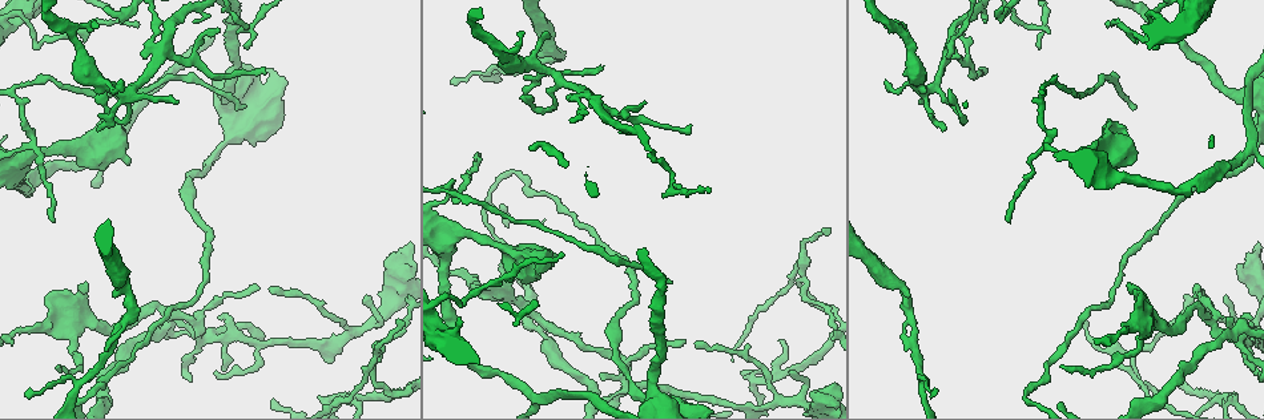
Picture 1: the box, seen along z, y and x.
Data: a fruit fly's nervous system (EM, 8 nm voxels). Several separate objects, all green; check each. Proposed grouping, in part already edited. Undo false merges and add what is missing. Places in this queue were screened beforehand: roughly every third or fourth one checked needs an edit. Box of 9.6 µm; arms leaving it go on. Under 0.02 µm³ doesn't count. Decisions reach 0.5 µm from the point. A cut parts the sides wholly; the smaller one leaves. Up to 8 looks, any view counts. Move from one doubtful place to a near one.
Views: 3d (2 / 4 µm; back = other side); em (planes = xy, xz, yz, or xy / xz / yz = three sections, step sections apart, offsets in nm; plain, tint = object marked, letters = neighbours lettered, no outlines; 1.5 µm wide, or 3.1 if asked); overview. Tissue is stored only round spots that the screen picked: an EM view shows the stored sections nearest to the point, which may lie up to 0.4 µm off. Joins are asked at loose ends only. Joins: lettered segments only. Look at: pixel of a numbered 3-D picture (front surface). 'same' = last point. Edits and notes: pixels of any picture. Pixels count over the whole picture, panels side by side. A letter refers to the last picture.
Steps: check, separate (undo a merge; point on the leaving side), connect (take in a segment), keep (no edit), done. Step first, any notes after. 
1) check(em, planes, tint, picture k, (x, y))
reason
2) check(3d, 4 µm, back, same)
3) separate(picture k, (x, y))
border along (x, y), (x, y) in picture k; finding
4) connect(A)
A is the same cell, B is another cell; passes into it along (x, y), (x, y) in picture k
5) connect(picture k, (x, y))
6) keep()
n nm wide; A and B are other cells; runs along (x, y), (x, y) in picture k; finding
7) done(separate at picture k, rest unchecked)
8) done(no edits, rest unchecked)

check(em, planes, tint, picture 1, (445, 270))
calibre changes

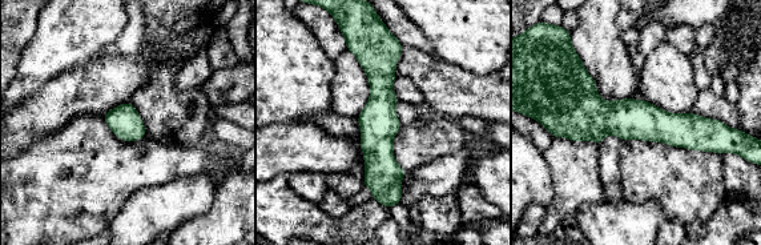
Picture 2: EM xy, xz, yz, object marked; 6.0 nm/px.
check(em, planes, letters, same)

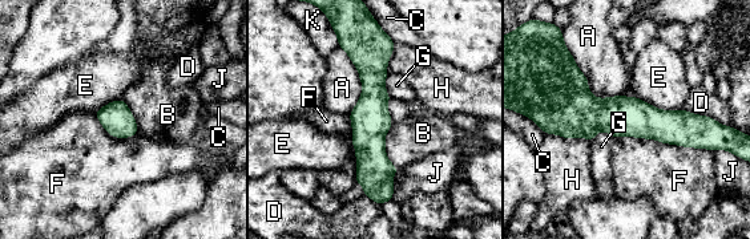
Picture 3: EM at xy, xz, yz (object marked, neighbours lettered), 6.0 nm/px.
keep()
A, B, C, D, E, F, G, H, J and K are other cells; border along (392, 124), (384, 154), (398, 169) in picture 3; continuous, no second neuron

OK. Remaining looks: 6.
check(3d, 2 µm, back, picture 1, (1126, 284))
an open end

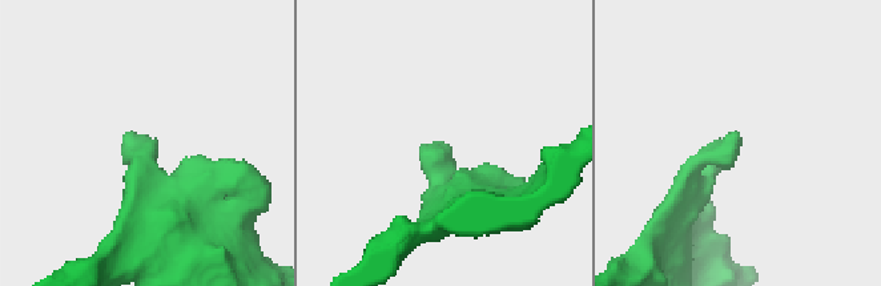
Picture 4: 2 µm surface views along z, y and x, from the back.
check(em, xy, step 4, tint, picture 4, (737, 134))
shape alone is not enough

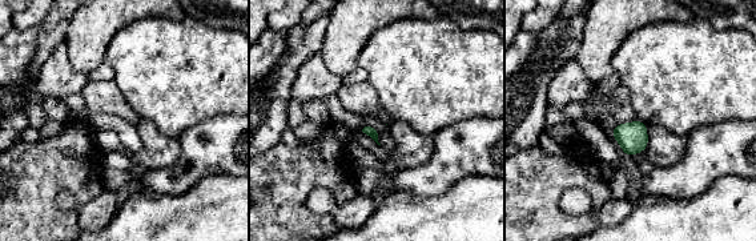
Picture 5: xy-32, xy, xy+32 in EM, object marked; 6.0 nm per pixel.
check(em, planes, letters, same)
cut it another way

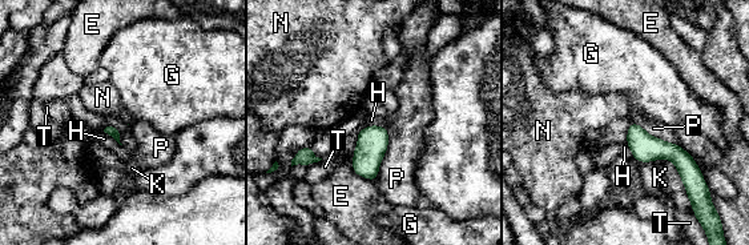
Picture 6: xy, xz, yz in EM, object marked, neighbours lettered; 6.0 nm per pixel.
keep()
E, G, H, K, N, P and T are other cells; border along (387, 127), (387, 149), (375, 180) in picture 6; none of them fits

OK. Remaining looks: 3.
check(em, yz, step 4, tint, picture 1, (934, 396))
an open end

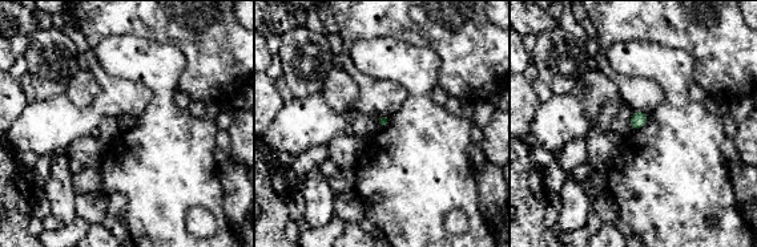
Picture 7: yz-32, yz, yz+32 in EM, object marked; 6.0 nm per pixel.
check(em, planes, letters, same)

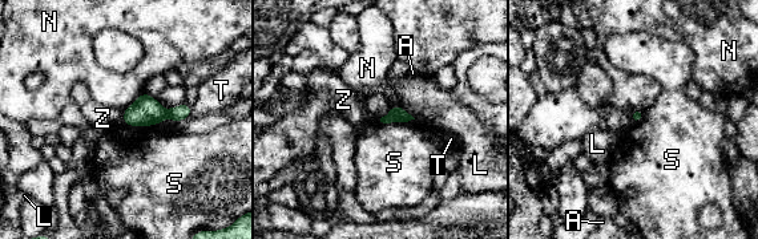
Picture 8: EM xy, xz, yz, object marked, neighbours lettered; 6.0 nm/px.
keep()
A, L, N, S, T and Z are other cells; none of them fits

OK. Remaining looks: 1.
done(no edits, rest unchecked)

